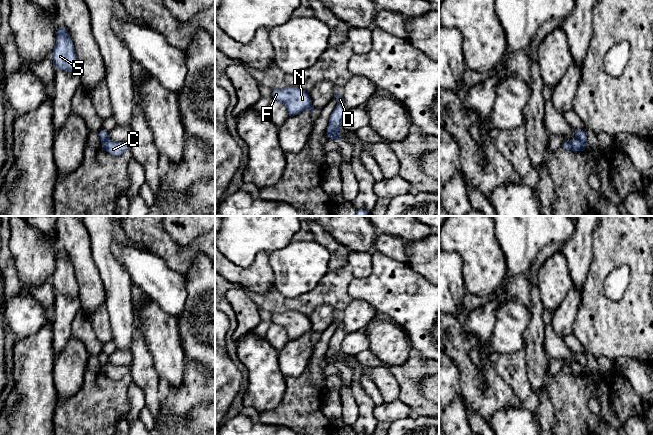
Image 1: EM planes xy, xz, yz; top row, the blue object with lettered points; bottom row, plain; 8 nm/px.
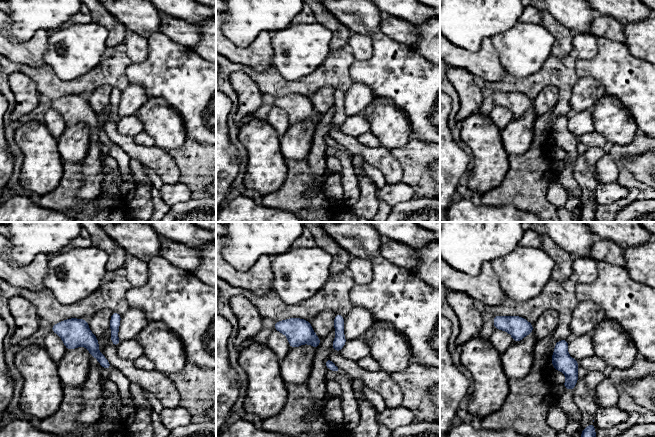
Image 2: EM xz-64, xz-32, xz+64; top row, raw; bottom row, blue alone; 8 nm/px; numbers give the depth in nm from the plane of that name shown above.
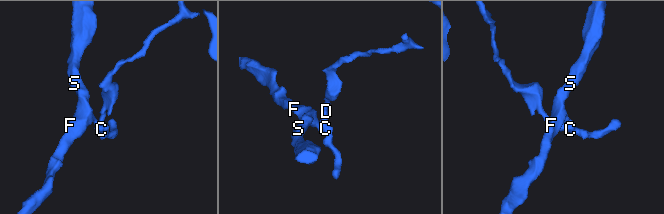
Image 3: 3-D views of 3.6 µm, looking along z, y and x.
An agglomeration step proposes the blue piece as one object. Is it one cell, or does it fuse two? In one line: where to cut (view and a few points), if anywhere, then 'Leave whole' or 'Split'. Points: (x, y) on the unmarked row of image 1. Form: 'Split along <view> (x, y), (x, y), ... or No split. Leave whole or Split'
Split along yz (577, 363), (585, 367). Split

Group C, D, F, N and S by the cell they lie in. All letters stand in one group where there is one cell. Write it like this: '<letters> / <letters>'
C D / F N S

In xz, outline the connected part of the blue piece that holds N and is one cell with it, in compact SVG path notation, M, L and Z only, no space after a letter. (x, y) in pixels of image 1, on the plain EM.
M297 311L271 313L272 323L282 326L287 331L289 340L297 339L305 333L315 335L309 317Z

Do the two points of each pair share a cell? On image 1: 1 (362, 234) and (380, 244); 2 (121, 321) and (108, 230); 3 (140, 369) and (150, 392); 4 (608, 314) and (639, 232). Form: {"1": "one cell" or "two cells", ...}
{"1": "one cell", "2": "one cell", "3": "one cell", "4": "one cell"}

